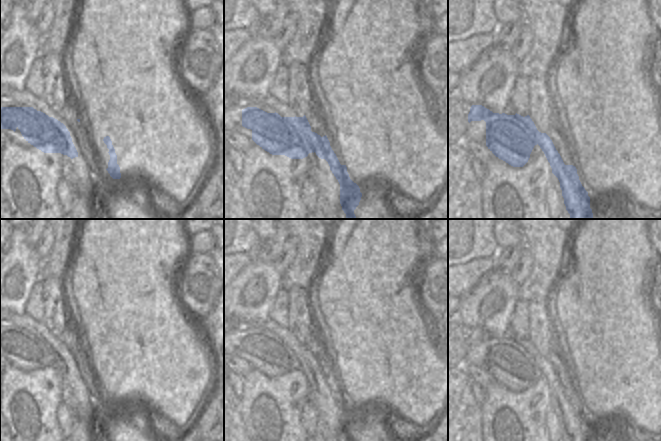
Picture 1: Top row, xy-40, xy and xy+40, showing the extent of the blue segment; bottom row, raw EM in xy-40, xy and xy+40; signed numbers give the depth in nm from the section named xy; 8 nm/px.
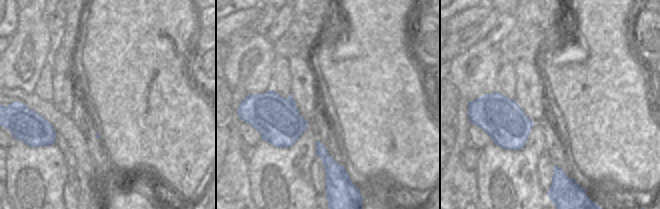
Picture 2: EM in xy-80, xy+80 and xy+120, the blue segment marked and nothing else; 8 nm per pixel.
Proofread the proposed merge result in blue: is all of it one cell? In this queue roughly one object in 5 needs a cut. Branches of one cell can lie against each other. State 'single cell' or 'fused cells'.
fused cells

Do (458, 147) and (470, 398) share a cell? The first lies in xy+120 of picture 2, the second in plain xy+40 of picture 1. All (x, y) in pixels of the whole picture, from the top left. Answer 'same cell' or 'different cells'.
same cell

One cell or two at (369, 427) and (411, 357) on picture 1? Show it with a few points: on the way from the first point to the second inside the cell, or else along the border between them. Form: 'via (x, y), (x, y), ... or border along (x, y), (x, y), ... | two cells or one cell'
border along (368, 418), (381, 419) | two cells

